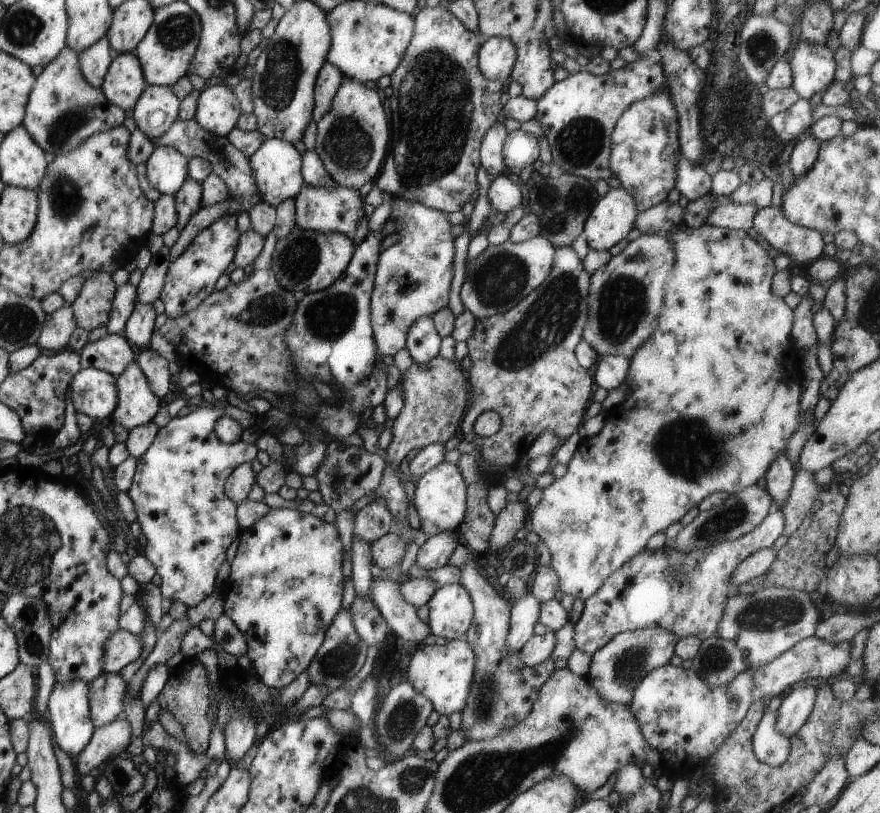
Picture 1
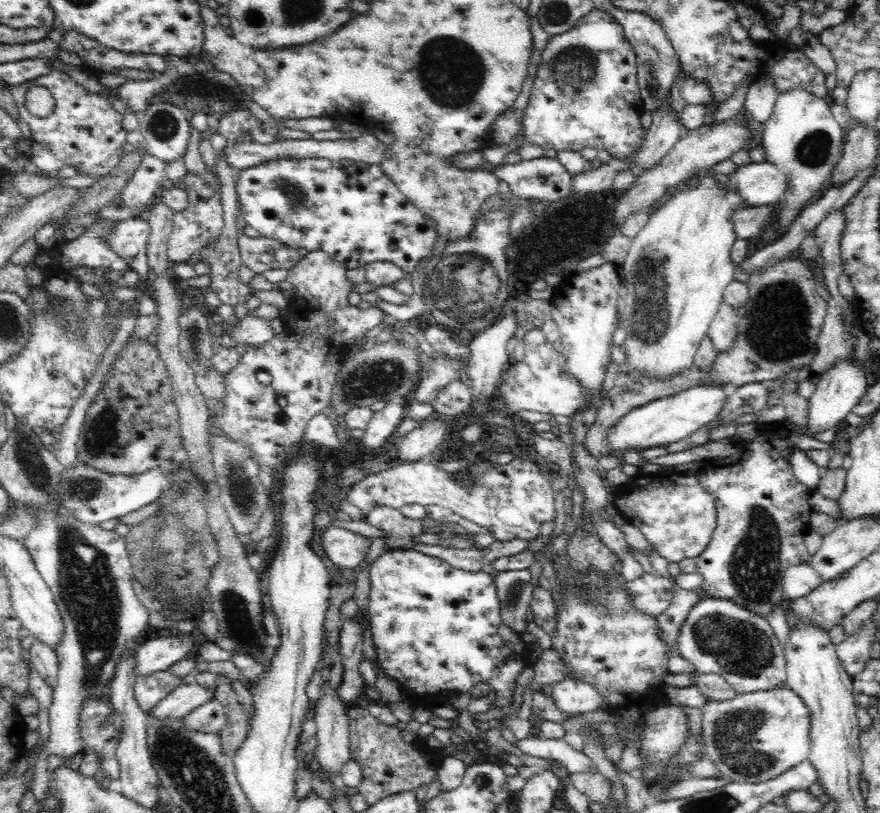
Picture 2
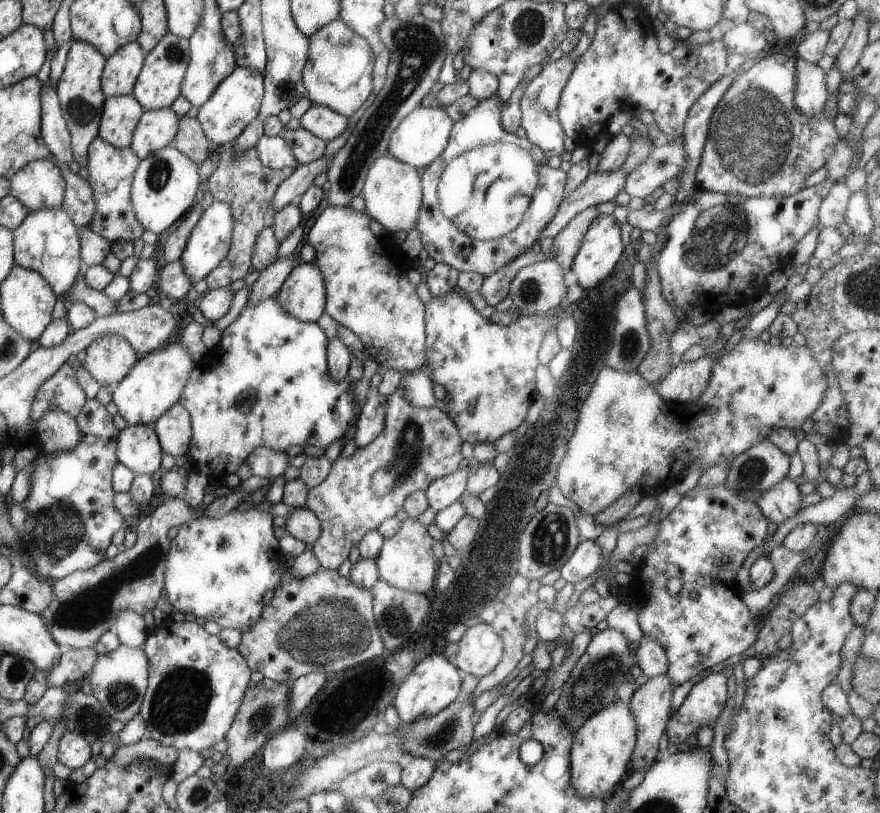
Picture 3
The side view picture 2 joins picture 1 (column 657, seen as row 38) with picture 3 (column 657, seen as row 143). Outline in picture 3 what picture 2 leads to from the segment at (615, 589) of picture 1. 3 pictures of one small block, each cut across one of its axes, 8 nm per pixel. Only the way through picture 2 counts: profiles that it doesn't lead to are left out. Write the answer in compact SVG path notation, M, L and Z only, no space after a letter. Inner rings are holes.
M724 483L719 484L719 486L707 486L707 488L699 488L699 486L695 485L691 490L683 491L681 500L675 505L675 508L669 514L662 516L661 520L657 523L657 534L655 534L649 544L646 544L647 550L645 550L645 556L642 556L636 565L633 564L635 570L633 570L633 576L630 576L632 583L618 590L616 598L620 602L623 600L623 603L635 602L637 604L637 622L639 622L639 628L642 629L642 633L651 636L663 648L667 659L667 678L669 678L669 682L673 686L679 686L681 682L689 680L697 672L715 666L729 658L729 656L733 656L733 654L742 653L743 650L755 644L755 640L757 640L757 631L755 628L758 622L753 620L749 610L741 601L741 592L734 580L735 572L737 572L739 566L742 566L742 562L745 560L747 554L753 548L759 547L759 544L768 536L766 530L767 522L768 520L763 516L763 513L755 503L741 500L731 490L727 490Z

